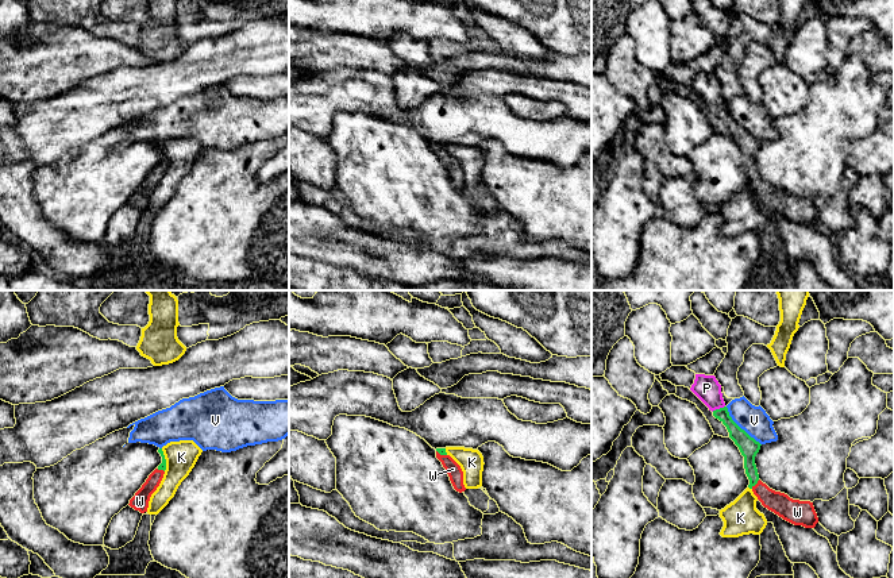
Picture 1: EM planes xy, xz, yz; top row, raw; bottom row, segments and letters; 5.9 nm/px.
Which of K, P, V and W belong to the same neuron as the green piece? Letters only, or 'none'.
W

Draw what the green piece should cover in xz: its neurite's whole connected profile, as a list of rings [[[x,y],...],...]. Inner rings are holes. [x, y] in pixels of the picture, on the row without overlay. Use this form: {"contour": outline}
{"contour": [[[436,146],[436,155],[446,166],[454,186],[459,190],[465,189],[466,185],[463,182],[463,169],[461,163],[446,150],[446,146]]]}

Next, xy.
{"contour": [[[159,146],[158,150],[162,154],[162,161],[149,173],[146,180],[135,190],[135,193],[130,197],[130,201],[128,201],[131,205],[134,205],[135,208],[139,208],[140,211],[147,209],[150,194],[159,184],[166,167],[166,157],[162,146]]]}

